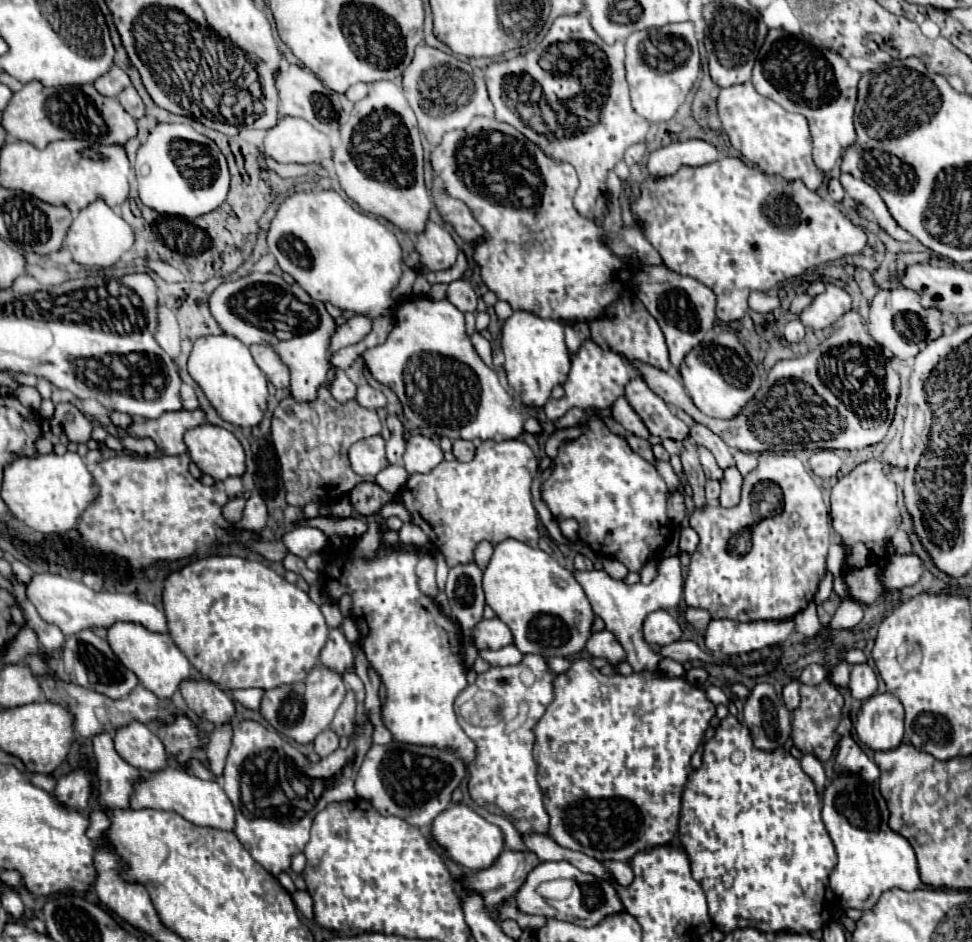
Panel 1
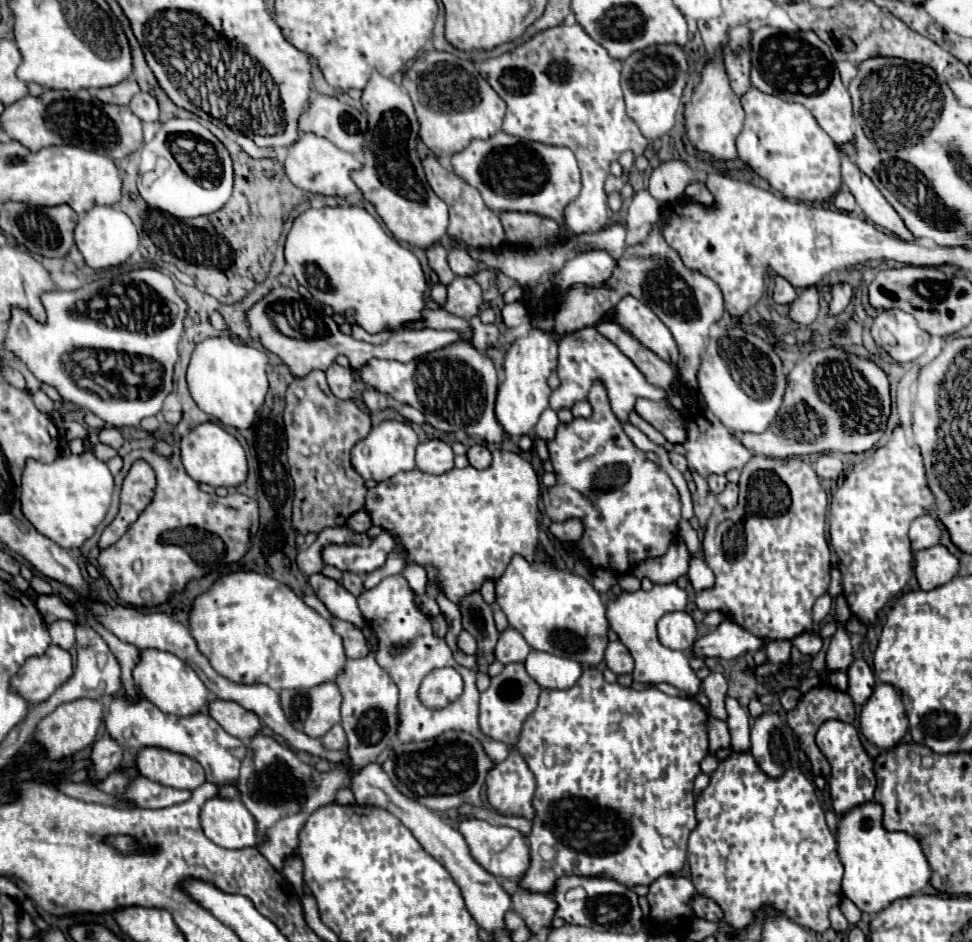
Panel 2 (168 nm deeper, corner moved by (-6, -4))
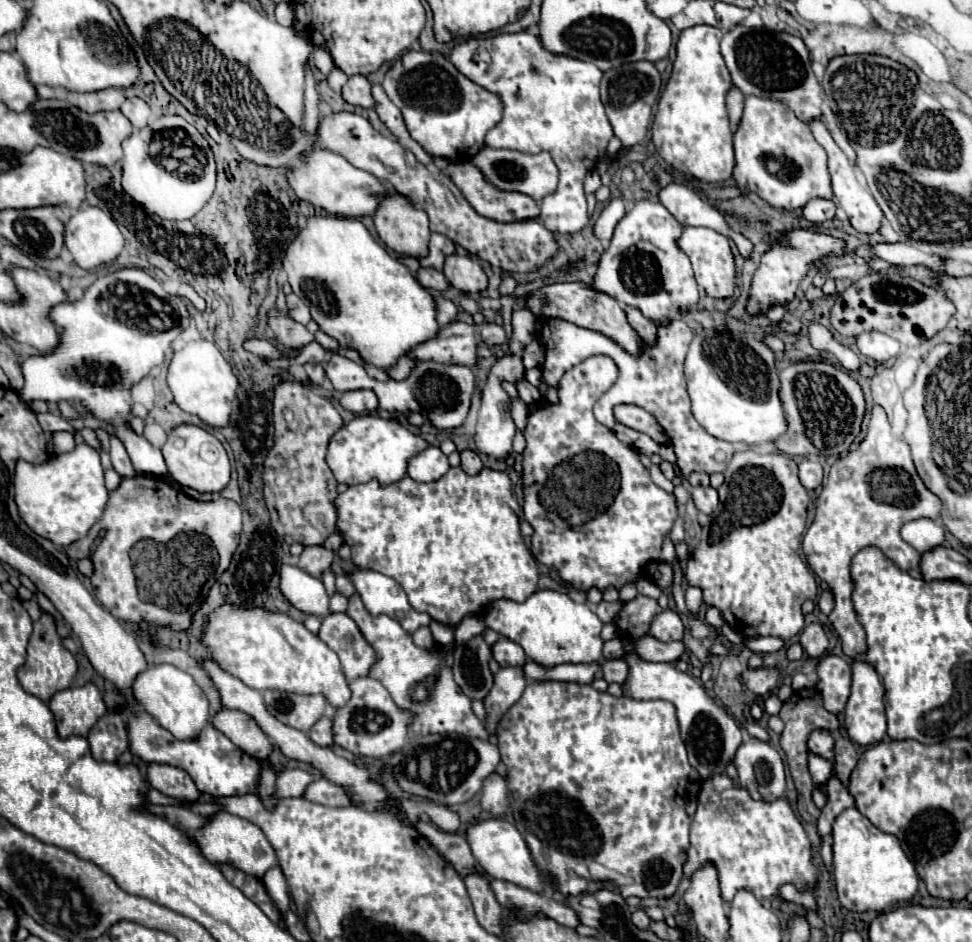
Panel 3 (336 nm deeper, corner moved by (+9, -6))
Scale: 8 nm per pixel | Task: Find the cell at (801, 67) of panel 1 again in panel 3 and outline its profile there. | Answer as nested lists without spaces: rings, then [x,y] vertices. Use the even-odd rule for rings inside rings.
[[[743,24],[729,30],[721,40],[721,54],[731,72],[733,84],[745,96],[759,96],[787,104],[797,118],[809,122],[821,116],[821,86],[811,70],[809,52],[799,36],[769,28],[747,28]]]

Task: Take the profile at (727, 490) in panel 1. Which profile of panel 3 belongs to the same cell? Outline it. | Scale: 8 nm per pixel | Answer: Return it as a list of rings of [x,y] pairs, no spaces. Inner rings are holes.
[[[689,486],[689,492],[691,492],[691,498],[693,498],[695,506],[703,514],[711,514],[717,508],[717,504],[719,504],[717,490],[713,490],[711,486],[707,486],[707,488],[693,488],[693,486]]]

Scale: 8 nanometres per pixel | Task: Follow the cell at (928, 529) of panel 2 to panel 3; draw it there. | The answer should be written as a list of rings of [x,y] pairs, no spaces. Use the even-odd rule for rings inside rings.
[[[919,518],[913,522],[907,522],[901,528],[901,536],[905,542],[909,542],[919,552],[929,552],[945,542],[945,526],[927,518]]]

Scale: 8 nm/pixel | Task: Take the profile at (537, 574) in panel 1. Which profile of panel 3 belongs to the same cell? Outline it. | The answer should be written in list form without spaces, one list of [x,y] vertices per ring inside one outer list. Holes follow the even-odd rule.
[[[537,590],[523,604],[497,600],[485,614],[485,626],[523,646],[527,658],[547,668],[557,664],[591,664],[601,660],[601,620],[587,604],[577,604],[561,592]]]

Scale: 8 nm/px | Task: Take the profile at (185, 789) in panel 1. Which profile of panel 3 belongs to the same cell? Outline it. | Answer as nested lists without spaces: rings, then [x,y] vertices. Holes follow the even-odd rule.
[[[219,812],[215,816],[211,816],[209,824],[203,826],[197,834],[195,834],[197,842],[201,844],[203,854],[217,864],[229,864],[235,866],[237,870],[243,870],[245,874],[251,874],[255,878],[263,878],[263,874],[277,866],[277,858],[275,852],[271,848],[271,844],[267,842],[265,834],[261,832],[259,826],[255,826],[253,822],[233,816],[229,812]]]

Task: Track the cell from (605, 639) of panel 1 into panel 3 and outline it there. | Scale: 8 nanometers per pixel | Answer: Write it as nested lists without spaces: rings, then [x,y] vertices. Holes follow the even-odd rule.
[[[605,660],[603,662],[603,678],[609,684],[611,682],[623,684],[627,680],[627,674],[629,674],[629,666],[625,664],[625,660]]]

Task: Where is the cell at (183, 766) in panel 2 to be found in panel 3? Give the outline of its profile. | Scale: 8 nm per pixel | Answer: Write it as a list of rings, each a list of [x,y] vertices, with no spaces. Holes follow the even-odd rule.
[[[151,764],[147,768],[147,776],[149,776],[149,784],[155,790],[171,798],[177,798],[183,802],[197,802],[201,798],[201,792],[193,784],[191,776],[181,768],[167,766],[167,764]]]

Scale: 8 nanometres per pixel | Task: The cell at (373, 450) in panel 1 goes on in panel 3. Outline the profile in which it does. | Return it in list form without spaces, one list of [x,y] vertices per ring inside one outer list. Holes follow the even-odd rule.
[[[363,414],[343,424],[343,428],[331,436],[327,448],[327,464],[333,470],[337,482],[347,486],[363,484],[369,480],[379,480],[381,486],[389,486],[407,474],[407,462],[427,446],[429,444],[421,436],[409,432],[405,426],[393,420]]]

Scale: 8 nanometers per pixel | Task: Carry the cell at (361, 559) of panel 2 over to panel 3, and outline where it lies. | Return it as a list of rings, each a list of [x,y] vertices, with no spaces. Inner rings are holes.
[[[353,570],[351,580],[371,616],[385,614],[397,620],[409,634],[421,626],[429,626],[431,618],[413,610],[403,588],[393,578],[373,570]]]

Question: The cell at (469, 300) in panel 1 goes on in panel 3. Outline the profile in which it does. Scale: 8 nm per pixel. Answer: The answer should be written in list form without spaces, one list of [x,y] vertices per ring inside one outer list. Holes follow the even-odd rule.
[[[419,268],[417,272],[417,280],[423,288],[429,288],[429,290],[437,290],[437,292],[443,292],[449,284],[443,276],[443,272],[435,270],[435,268]]]

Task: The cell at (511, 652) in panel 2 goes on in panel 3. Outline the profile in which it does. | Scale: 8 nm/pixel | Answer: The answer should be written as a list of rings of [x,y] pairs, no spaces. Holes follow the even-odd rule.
[[[499,638],[491,650],[493,650],[493,658],[501,666],[523,666],[527,662],[525,650],[519,644],[511,642],[509,638]]]

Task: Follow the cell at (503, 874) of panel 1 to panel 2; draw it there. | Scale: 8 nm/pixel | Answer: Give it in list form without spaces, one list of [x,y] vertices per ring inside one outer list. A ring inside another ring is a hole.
[[[584,668],[578,682],[568,690],[548,690],[544,688],[538,700],[536,712],[524,722],[518,750],[522,752],[524,760],[528,762],[530,770],[536,776],[536,794],[534,794],[534,808],[536,816],[532,820],[532,834],[530,834],[530,846],[532,846],[532,866],[528,866],[528,874],[520,878],[520,886],[528,886],[528,890],[536,892],[552,892],[554,882],[558,876],[564,874],[578,874],[578,876],[600,876],[600,878],[612,878],[624,886],[636,886],[636,884],[650,884],[662,874],[676,874],[684,860],[686,860],[686,842],[690,832],[696,828],[696,814],[694,814],[694,778],[700,774],[700,762],[708,754],[708,712],[698,702],[690,698],[678,698],[678,696],[666,696],[658,692],[656,688],[636,688],[636,686],[622,686],[618,682],[610,684],[604,680],[602,672],[596,668]],[[548,848],[550,860],[542,858],[540,850]]]

